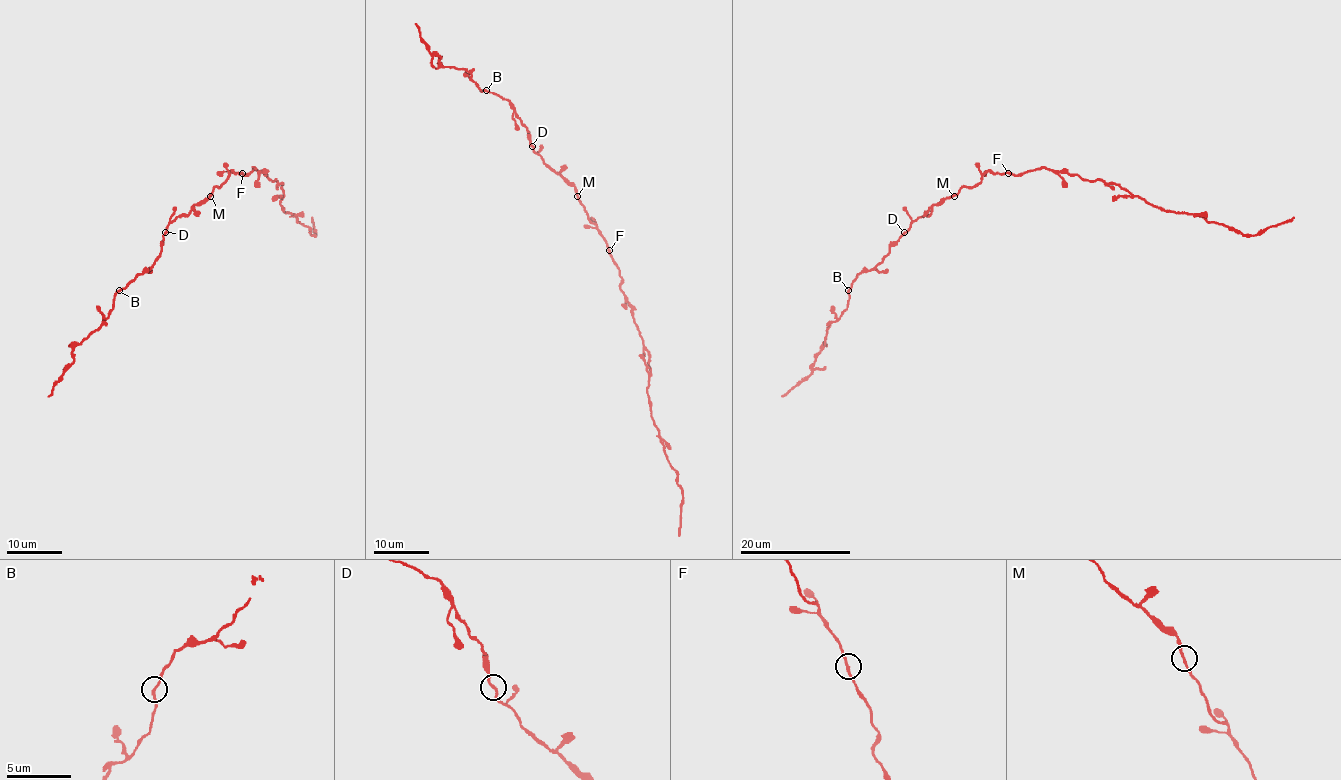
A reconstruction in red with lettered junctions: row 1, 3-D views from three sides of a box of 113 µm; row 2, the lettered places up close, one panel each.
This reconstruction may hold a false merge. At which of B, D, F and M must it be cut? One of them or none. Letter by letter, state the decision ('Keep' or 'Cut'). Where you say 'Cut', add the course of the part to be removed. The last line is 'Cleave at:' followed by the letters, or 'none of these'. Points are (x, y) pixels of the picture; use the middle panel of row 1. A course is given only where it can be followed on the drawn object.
B: Keep
D: Keep
F: Cut. Course of the part to remove: (609, 250), (622, 279), (620, 290), (647, 349), (648, 400), (659, 441), (677, 475), (683, 501), (679, 536)
M: Keep
Cleave at: F

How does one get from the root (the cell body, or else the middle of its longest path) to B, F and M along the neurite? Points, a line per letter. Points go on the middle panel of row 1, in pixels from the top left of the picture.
B: (591, 222), (575, 188), (533, 150), (530, 135), (516, 115), (515, 107), (508, 100), (486, 90)
F: (591, 222), (609, 250)
M: (591, 222), (577, 196)

